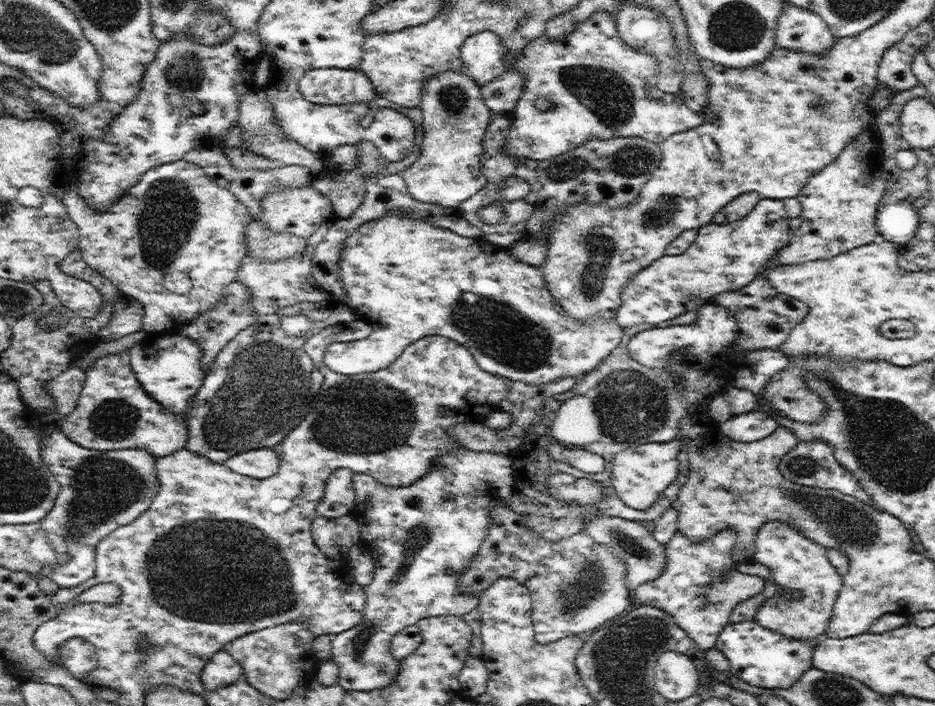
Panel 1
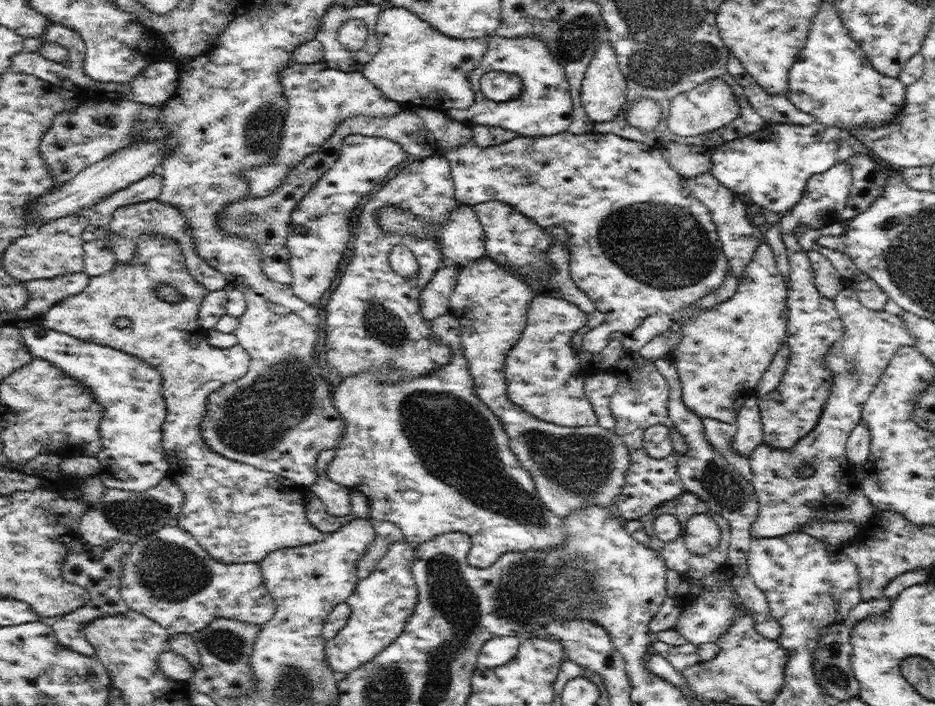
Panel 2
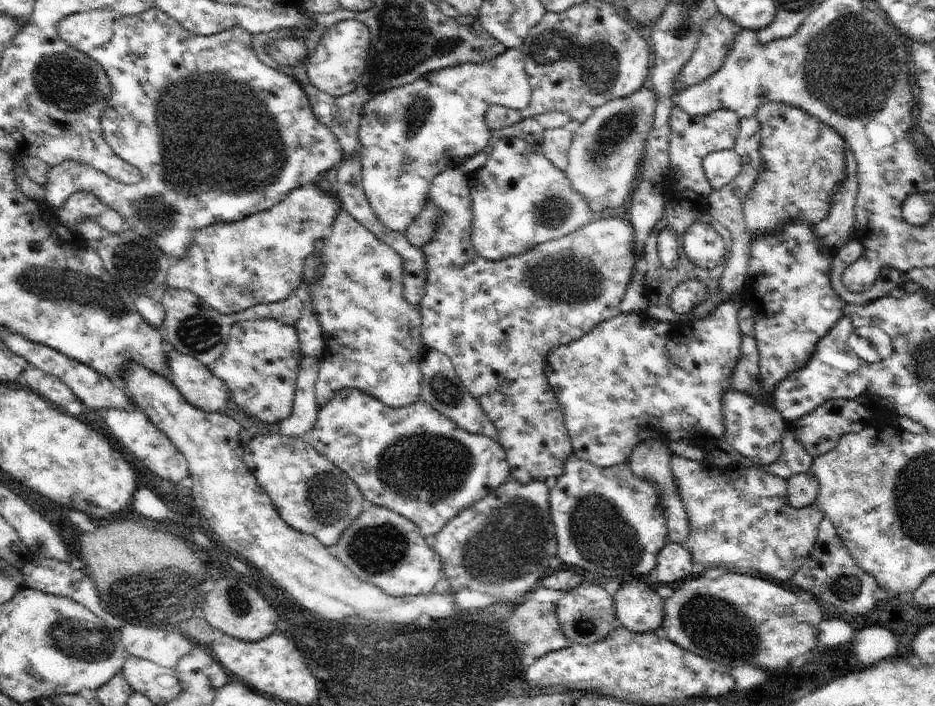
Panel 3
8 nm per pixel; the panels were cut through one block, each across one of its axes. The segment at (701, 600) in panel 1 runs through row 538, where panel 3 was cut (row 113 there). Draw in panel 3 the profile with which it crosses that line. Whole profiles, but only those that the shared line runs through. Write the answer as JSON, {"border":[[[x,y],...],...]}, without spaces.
{"border":[[[673,104],[671,116],[669,116],[669,172],[667,178],[671,180],[671,186],[675,186],[675,192],[685,192],[693,190],[701,198],[709,198],[713,194],[713,188],[709,186],[709,180],[703,174],[703,158],[713,154],[713,152],[723,152],[723,150],[733,150],[735,138],[739,132],[739,122],[741,116],[731,110],[717,110],[709,116],[701,118],[691,118],[685,110]]]}

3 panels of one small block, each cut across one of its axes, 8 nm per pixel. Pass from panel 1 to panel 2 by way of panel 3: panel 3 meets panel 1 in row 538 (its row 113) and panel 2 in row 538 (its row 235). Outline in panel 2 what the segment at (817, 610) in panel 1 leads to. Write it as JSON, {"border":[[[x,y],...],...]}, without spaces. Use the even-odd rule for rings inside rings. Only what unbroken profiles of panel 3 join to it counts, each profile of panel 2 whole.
{"border":[[[843,286],[843,290],[839,290],[833,298],[833,304],[843,330],[841,338],[829,346],[823,360],[833,382],[815,428],[787,452],[759,444],[747,456],[751,470],[749,482],[755,488],[759,502],[759,514],[749,528],[753,540],[803,532],[805,526],[815,522],[851,522],[855,526],[867,526],[877,512],[859,488],[857,472],[849,468],[845,442],[851,430],[861,422],[863,404],[877,386],[889,360],[897,354],[897,348],[913,346],[915,336],[907,330],[901,316],[865,308],[851,288]],[[801,468],[811,468],[813,474],[803,478]]]}

